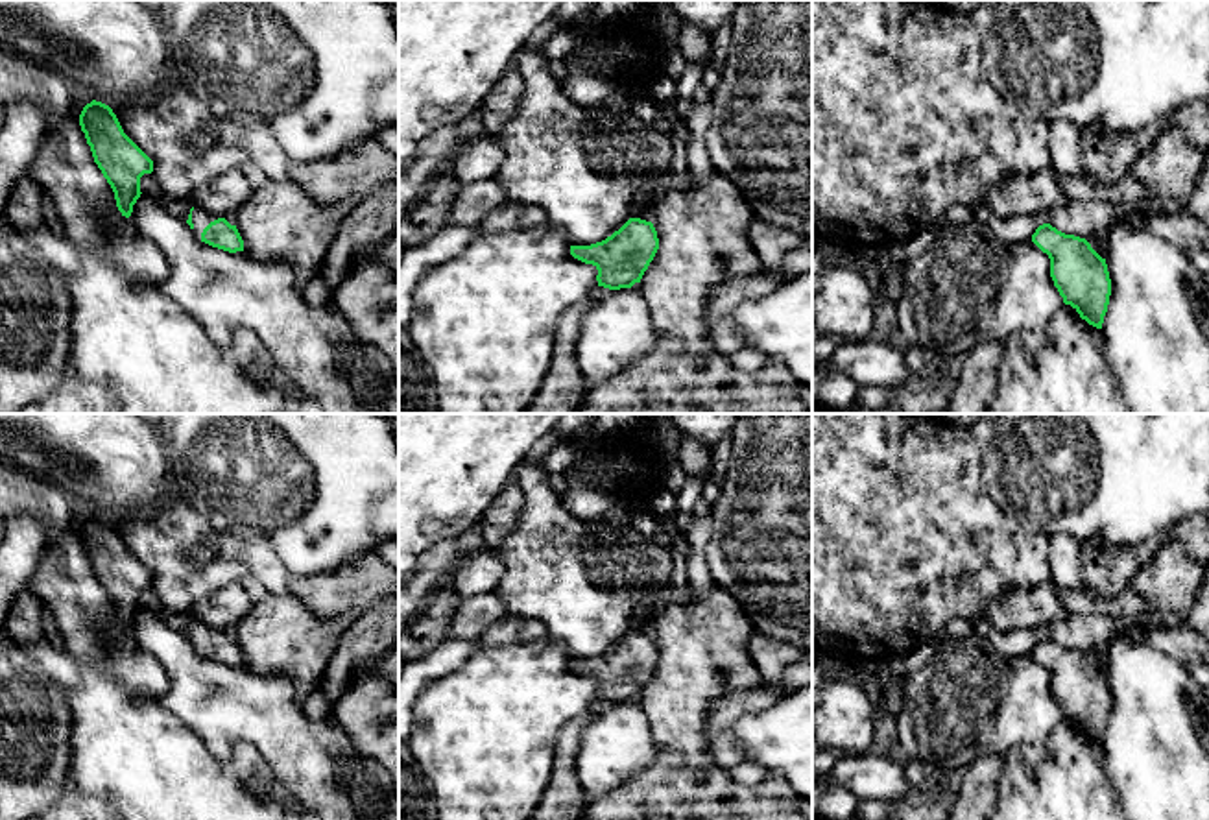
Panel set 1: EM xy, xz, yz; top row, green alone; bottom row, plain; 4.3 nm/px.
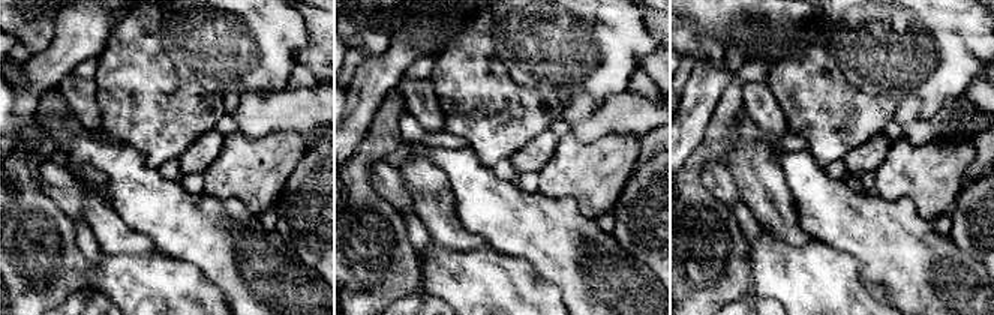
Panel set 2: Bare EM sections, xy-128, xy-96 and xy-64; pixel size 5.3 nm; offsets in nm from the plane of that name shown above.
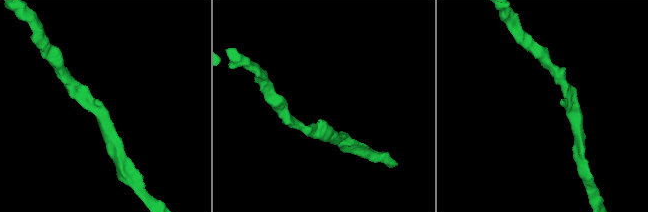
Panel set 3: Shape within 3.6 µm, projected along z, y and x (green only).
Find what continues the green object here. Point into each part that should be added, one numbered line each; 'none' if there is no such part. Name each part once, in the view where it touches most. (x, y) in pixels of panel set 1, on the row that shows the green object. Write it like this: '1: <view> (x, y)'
1: xy (200, 218)

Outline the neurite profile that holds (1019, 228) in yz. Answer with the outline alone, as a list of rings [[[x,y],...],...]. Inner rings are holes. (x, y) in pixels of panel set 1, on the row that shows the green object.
[[[993,214],[988,220],[988,227],[997,235],[997,238],[1000,238],[1006,244],[1032,240],[1032,235],[1043,223],[1050,223],[1048,214],[1023,214],[1013,218],[999,218]]]

